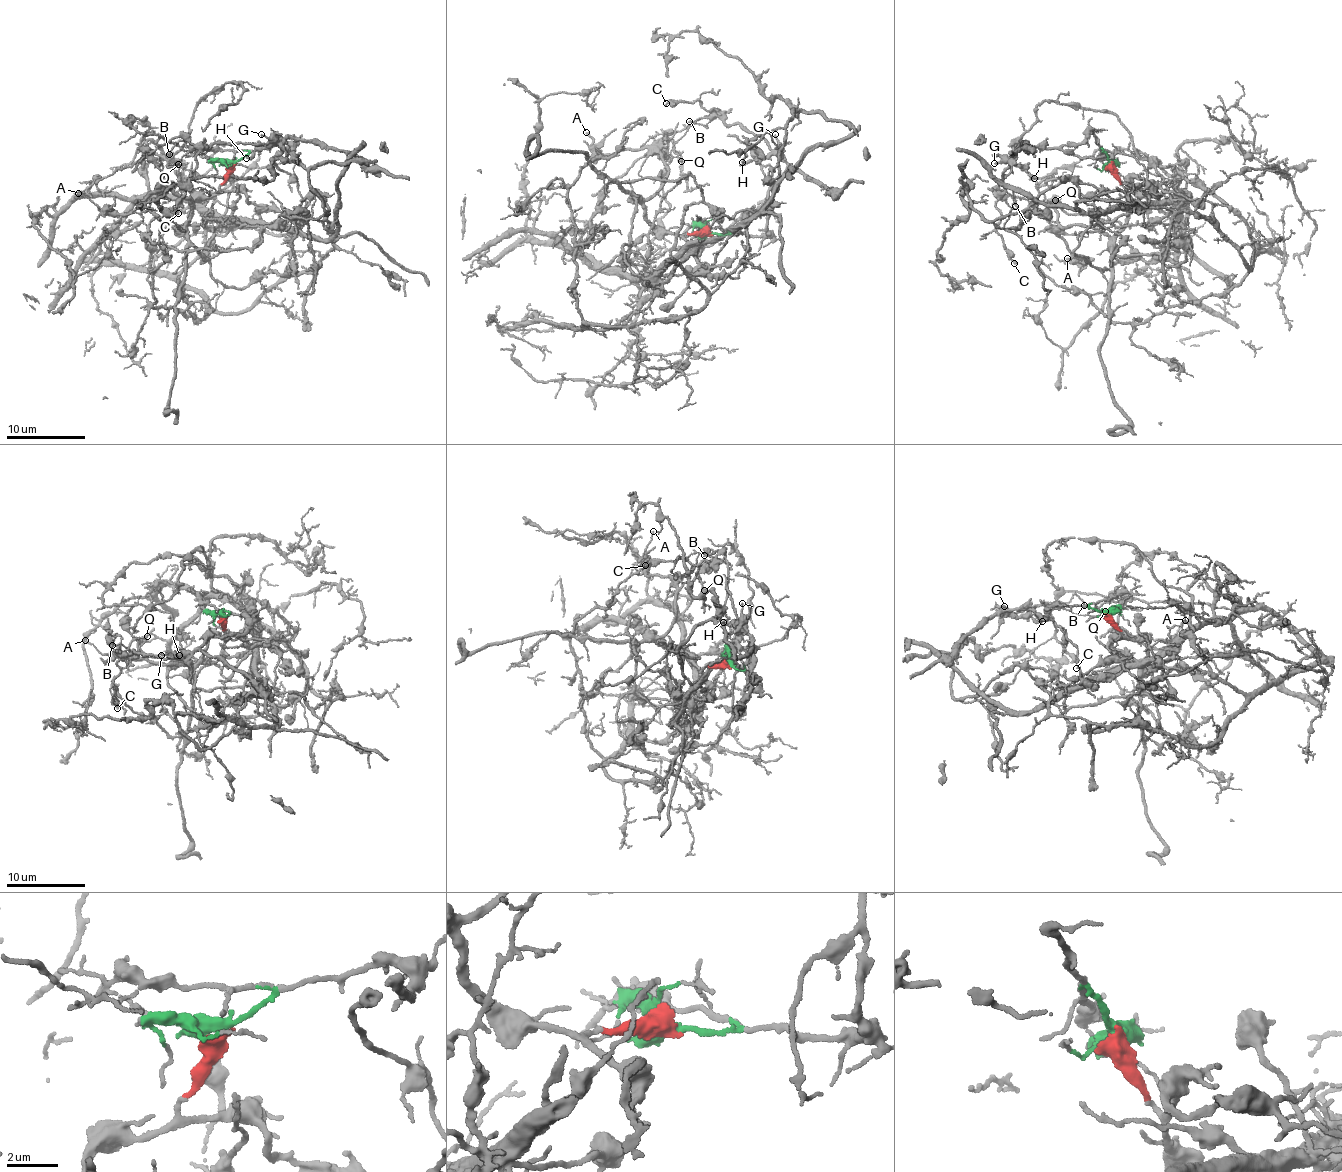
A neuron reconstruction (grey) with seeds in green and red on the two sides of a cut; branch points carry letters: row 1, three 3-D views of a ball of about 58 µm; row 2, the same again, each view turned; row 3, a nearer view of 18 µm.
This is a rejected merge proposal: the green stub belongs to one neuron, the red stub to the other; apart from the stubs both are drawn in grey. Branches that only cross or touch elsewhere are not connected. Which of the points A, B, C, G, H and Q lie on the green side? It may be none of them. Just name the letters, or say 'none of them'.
B, C, G, H, Q

